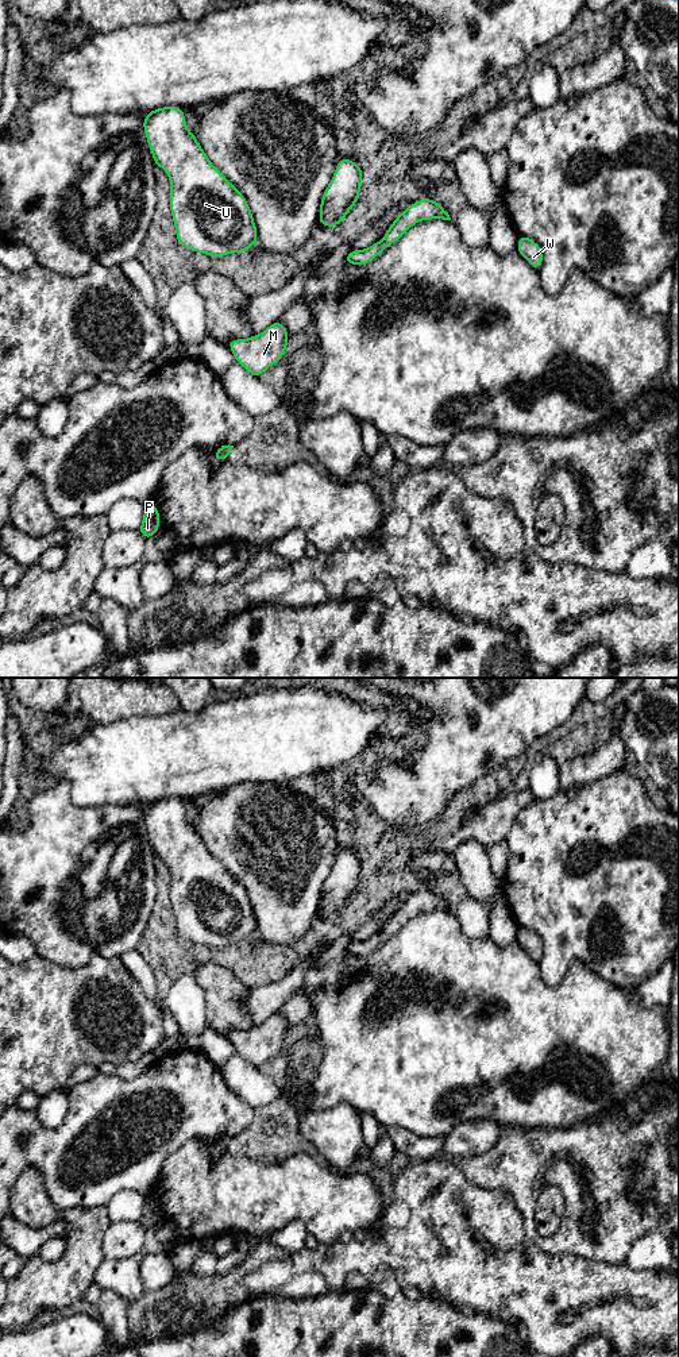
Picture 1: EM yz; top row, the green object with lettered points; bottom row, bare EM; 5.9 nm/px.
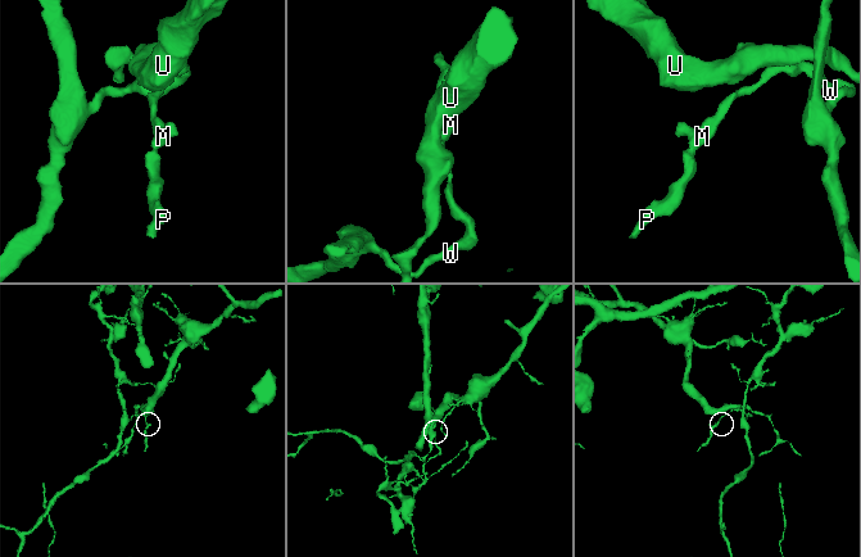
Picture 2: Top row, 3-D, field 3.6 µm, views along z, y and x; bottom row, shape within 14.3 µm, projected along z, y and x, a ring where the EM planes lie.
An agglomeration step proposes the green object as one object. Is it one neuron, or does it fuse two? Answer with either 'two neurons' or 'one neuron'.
two neurons

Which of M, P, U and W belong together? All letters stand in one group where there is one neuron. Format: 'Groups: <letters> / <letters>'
Groups: M P U / W

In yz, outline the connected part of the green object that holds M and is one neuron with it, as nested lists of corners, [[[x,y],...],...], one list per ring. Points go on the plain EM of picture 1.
[[[277,1011],[259,1026],[231,1032],[228,1040],[248,1065],[261,1068],[281,1052],[289,1033],[288,1019]]]

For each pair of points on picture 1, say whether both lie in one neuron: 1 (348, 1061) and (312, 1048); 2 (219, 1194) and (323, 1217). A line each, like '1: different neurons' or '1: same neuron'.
1: different neurons
2: same neuron

